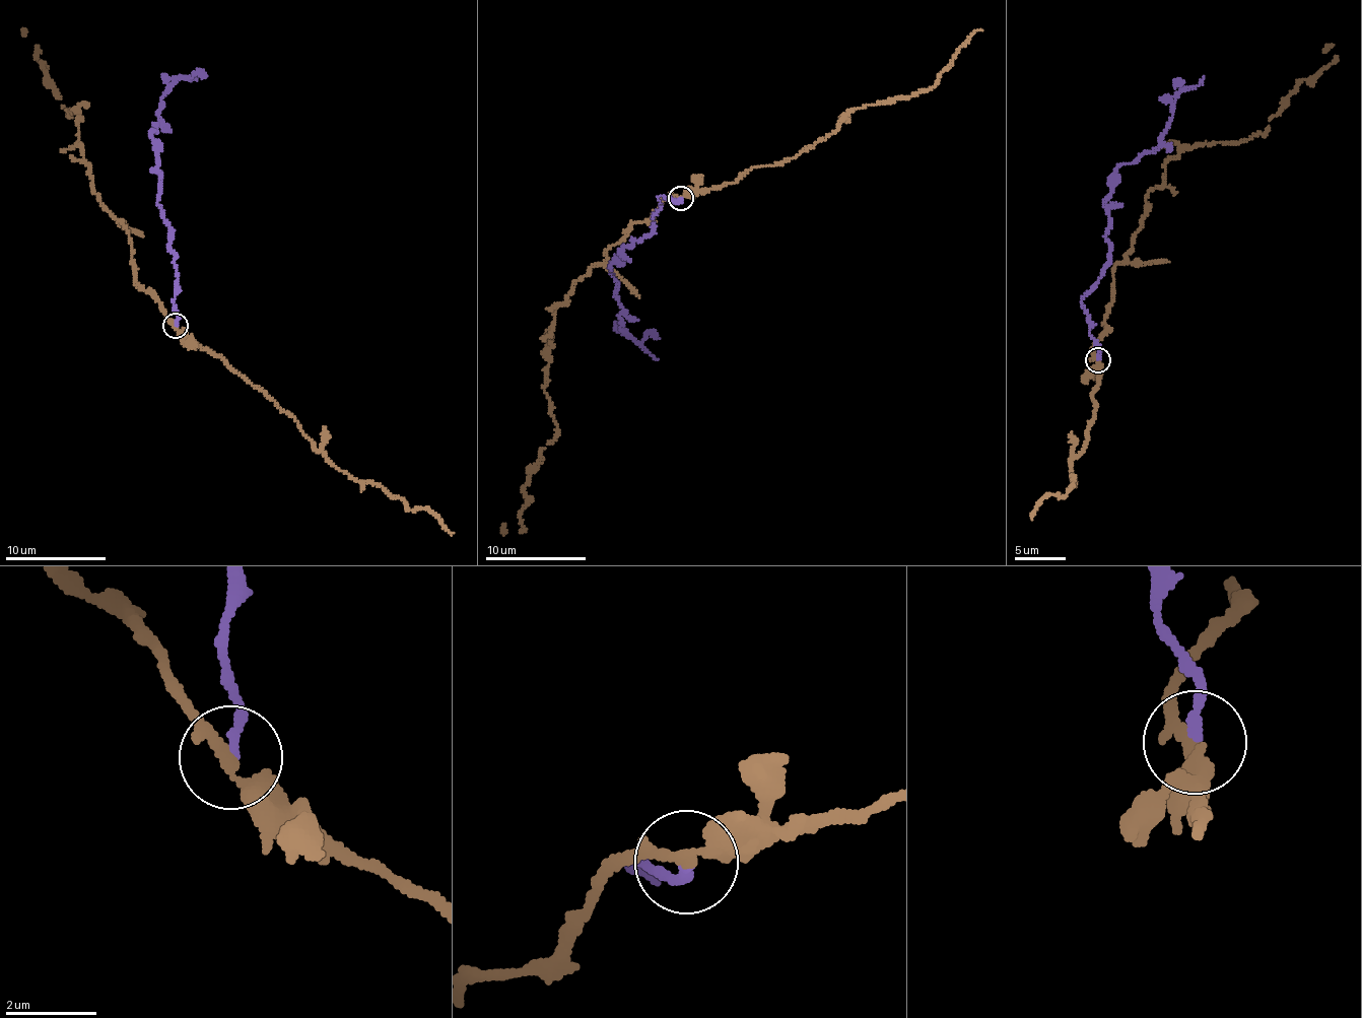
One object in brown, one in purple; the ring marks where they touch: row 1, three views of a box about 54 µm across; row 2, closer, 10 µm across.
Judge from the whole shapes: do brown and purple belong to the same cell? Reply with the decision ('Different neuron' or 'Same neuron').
Different neuron

